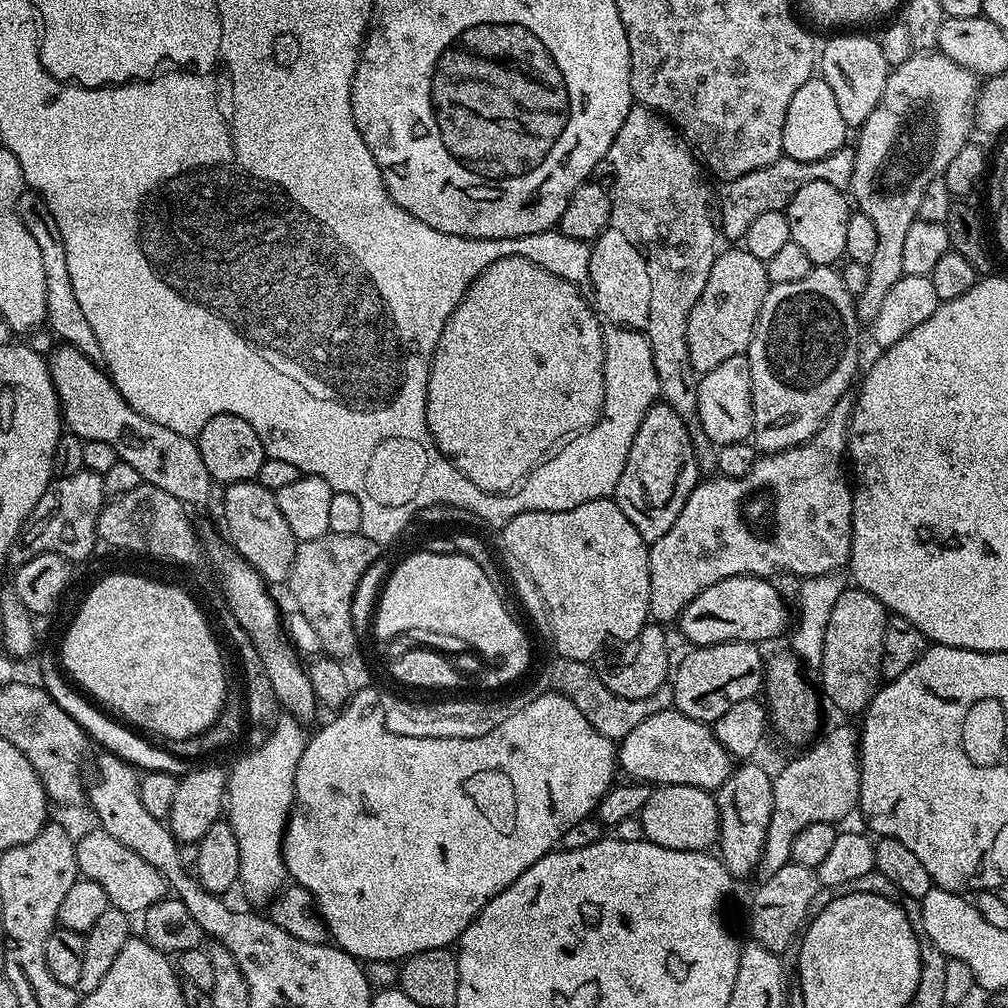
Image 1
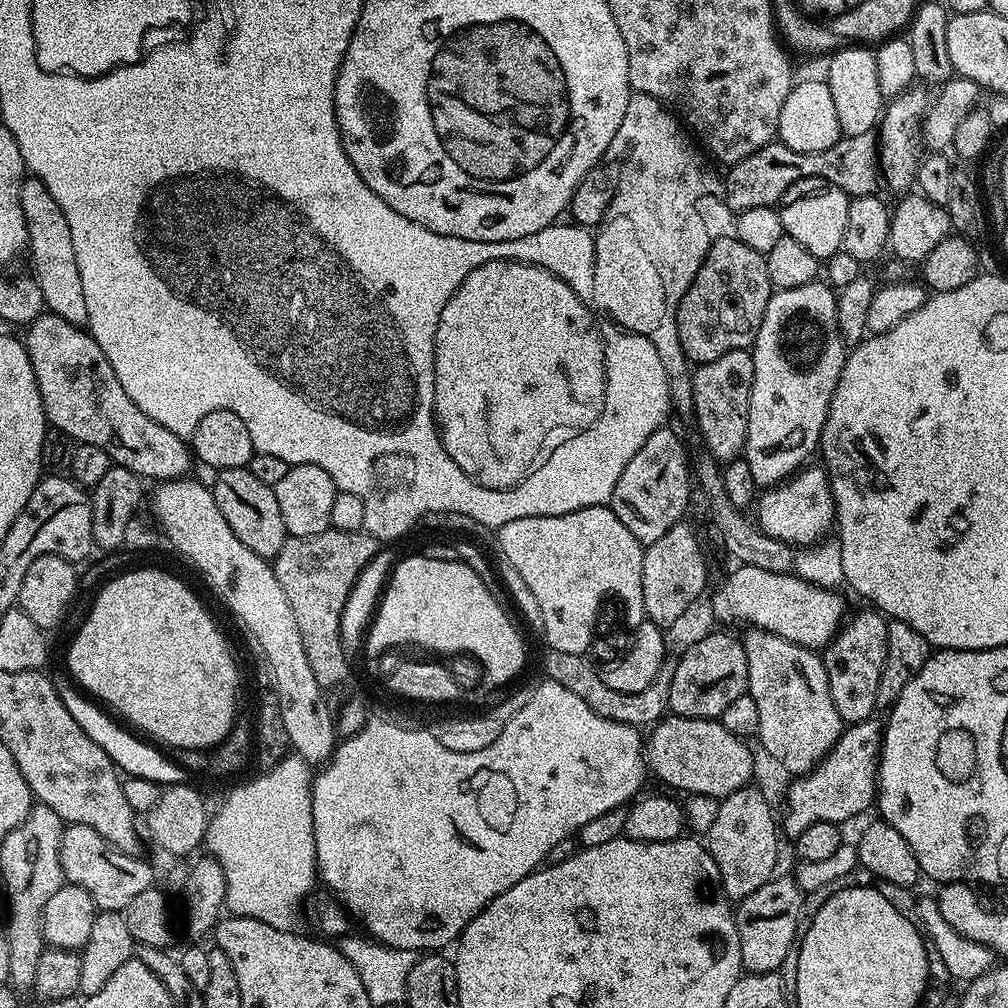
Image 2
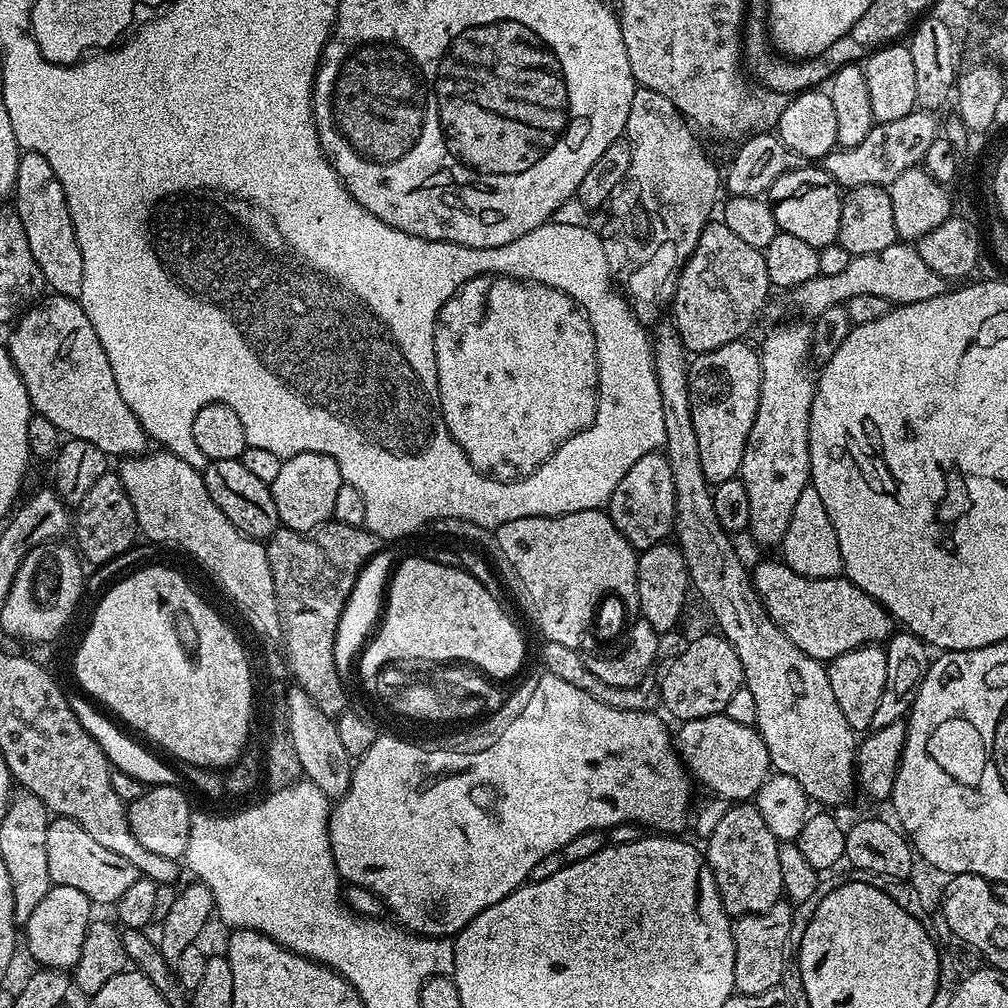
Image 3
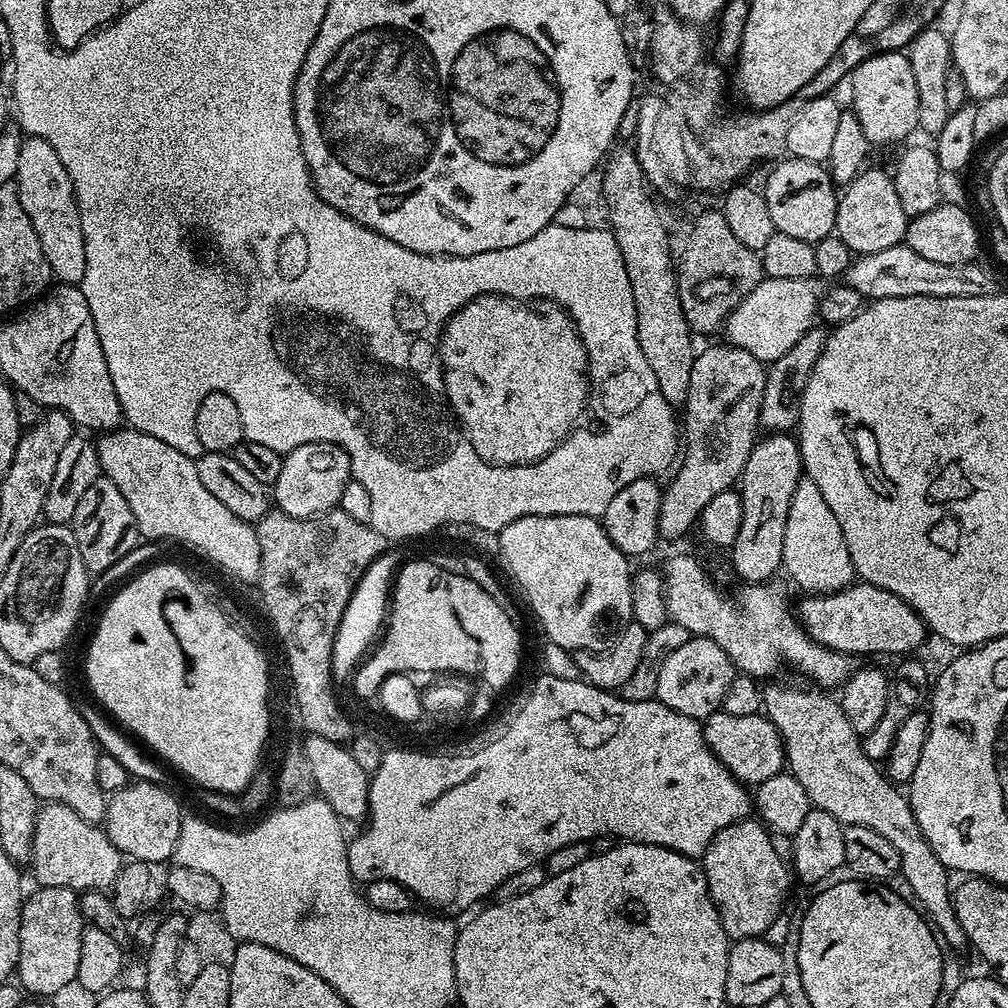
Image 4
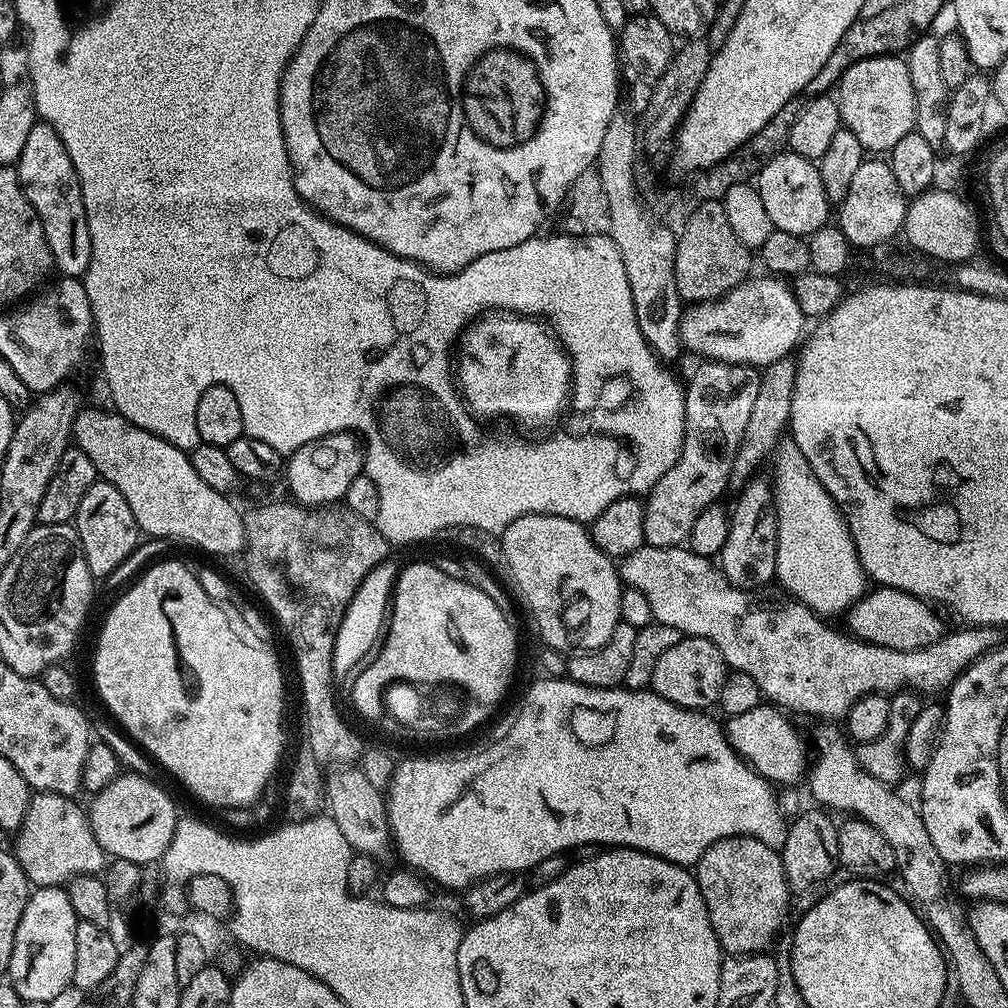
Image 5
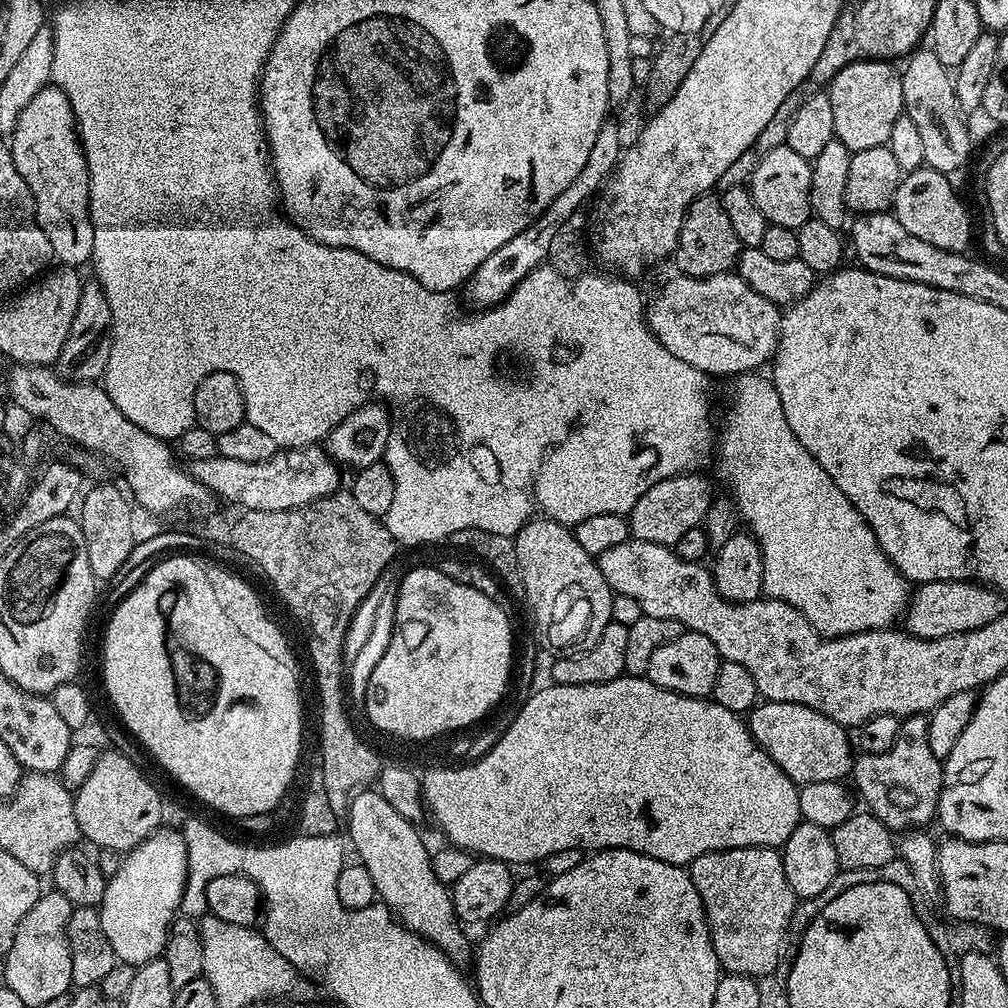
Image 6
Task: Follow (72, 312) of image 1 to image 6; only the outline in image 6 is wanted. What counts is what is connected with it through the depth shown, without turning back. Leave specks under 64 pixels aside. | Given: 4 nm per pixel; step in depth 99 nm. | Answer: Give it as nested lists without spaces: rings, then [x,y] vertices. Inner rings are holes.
[[[49,86],[34,94],[26,110],[22,110],[16,129],[10,133],[10,143],[14,166],[18,166],[18,174],[30,186],[36,220],[46,238],[50,238],[53,257],[64,266],[87,265],[94,250],[94,226],[88,209],[88,167],[70,98],[61,88]]]

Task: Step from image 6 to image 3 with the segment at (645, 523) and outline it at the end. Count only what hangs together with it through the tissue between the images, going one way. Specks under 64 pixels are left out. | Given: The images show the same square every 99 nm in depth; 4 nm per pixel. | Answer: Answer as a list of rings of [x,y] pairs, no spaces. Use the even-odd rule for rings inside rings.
[[[743,339],[718,346],[718,350],[699,353],[688,365],[688,393],[690,410],[694,418],[694,434],[698,438],[698,454],[702,458],[702,474],[706,474],[709,485],[715,486],[740,475],[742,454],[750,438],[750,426],[754,426],[754,414],[758,410],[762,370],[760,354],[755,347],[744,344]]]

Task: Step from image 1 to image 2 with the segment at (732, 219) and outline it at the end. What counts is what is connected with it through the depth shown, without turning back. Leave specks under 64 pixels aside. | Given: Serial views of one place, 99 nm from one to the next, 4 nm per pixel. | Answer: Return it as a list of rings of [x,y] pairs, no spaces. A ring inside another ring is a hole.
[[[869,134],[844,136],[834,146],[830,146],[830,150],[817,152],[790,150],[790,146],[773,142],[731,165],[727,172],[728,204],[736,214],[754,210],[754,206],[770,208],[779,205],[786,190],[790,190],[790,186],[801,178],[822,178],[826,182],[834,182],[834,186],[855,198],[873,191],[872,183],[878,180],[878,148]]]

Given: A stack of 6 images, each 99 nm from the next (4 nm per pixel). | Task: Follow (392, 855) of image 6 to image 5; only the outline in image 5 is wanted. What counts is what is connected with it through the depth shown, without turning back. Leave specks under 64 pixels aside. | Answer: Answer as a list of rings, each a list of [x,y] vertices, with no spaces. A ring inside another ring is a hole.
[[[359,770],[336,772],[326,780],[326,808],[333,822],[346,834],[346,842],[357,853],[369,858],[380,856],[392,844],[394,837],[388,825],[388,806],[383,791],[370,786],[366,774]]]

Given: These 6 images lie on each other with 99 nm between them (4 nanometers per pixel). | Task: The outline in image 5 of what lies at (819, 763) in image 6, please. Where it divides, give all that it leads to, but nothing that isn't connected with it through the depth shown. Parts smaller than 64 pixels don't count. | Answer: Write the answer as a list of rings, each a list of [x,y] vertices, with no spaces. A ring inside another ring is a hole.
[[[761,702],[746,714],[727,717],[726,731],[728,742],[746,763],[751,765],[760,776],[766,777],[773,785],[796,784],[805,779],[810,768],[808,748],[800,737],[800,732],[788,720],[781,709]]]

